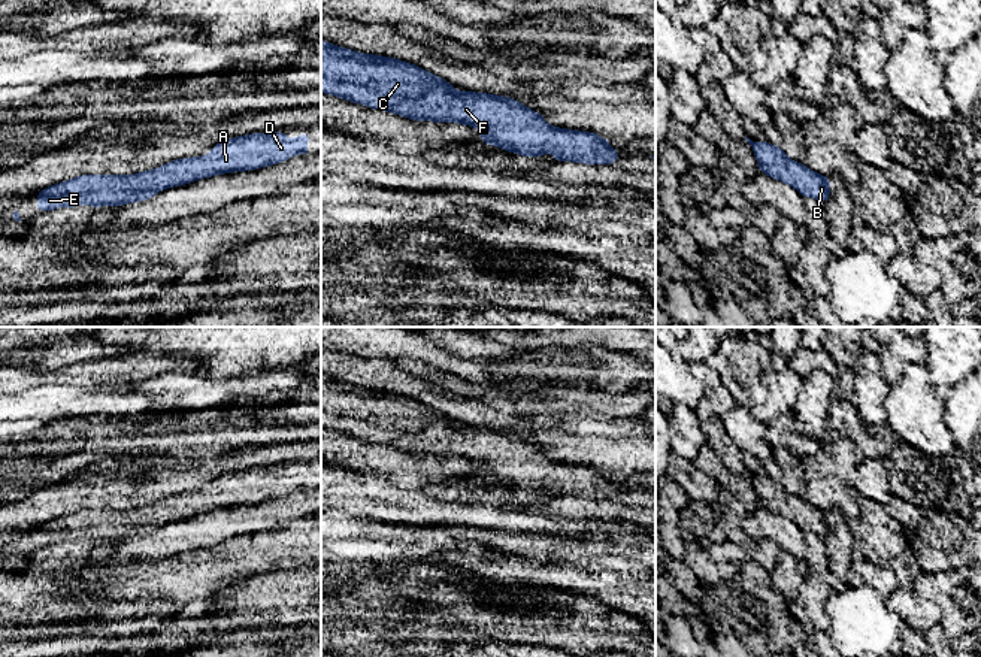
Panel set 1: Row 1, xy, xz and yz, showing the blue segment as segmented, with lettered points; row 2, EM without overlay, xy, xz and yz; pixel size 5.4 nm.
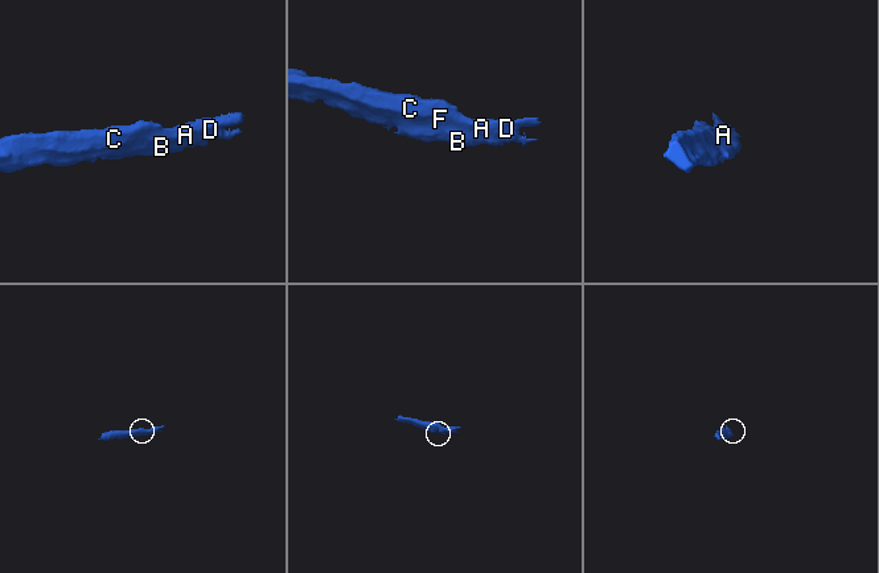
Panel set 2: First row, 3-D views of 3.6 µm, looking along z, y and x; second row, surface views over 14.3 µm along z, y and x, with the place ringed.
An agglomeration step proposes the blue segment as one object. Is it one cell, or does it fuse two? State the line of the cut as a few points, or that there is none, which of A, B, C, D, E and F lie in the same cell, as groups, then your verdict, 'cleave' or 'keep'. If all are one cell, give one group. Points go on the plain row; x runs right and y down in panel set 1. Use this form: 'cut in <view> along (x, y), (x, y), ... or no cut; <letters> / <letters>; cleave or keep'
no cut; A B C D E F; keep

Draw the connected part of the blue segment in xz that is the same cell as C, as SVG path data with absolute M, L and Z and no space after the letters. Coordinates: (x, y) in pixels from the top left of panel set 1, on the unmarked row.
M321 375L321 427L414 455L429 454L476 461L485 479L494 479L523 491L546 491L546 484L551 482L555 496L611 499L620 493L620 488L609 481L609 473L590 466L552 461L541 448L511 432L467 424L455 426L445 414L411 397L355 387L324 375Z

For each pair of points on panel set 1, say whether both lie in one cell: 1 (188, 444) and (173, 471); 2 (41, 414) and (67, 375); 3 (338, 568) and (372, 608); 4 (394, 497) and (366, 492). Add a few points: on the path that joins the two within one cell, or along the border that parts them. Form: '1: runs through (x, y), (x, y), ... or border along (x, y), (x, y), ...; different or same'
1: border along (212, 453), (202, 456), (156, 456); different
2: border along (78, 384), (39, 384), (26, 391); different
3: runs through (348, 578), (368, 598); same
4: runs through (387, 497), (374, 497); same

